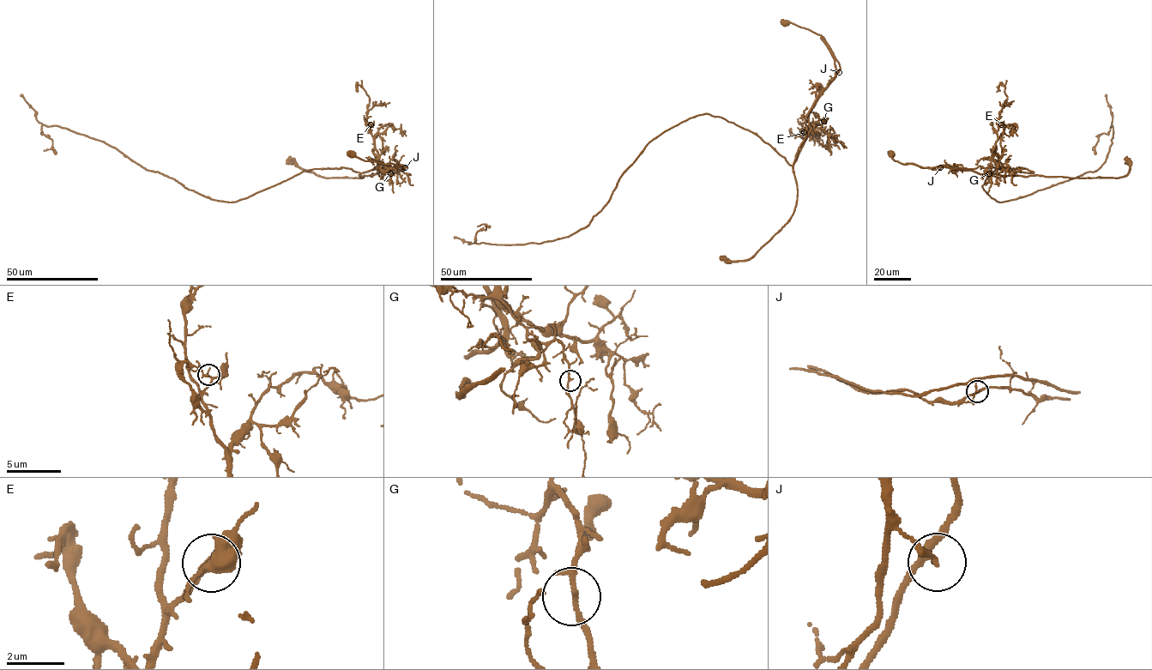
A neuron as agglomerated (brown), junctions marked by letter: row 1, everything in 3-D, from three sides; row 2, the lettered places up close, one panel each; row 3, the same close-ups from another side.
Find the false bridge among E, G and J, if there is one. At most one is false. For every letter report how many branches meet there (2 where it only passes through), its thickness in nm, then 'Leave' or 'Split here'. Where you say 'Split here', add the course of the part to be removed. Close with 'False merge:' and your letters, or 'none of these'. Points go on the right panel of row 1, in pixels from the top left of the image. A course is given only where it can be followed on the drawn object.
E: Branches: 2. Thickness 150 nm. Leave
G: Branches: 2. Thickness 180 nm. Leave
J: Branches: 2. Thickness 110 nm. Split here. Course of the part to remove: (940, 167), (963, 168), (987, 176), (994, 173), (1119, 178), (1129, 172), (1130, 162), (1125, 163)
False merge: J

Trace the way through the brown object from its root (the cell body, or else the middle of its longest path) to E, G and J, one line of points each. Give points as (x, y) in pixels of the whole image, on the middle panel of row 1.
E: (786, 22), (820, 34), (840, 67), (809, 114), (809, 125), (812, 129), (807, 127), (804, 132)
G: (786, 22), (820, 34), (839, 64), (835, 77), (809, 114), (812, 129), (812, 122), (823, 121)
J: (786, 22), (820, 34), (838, 63), (839, 72)

